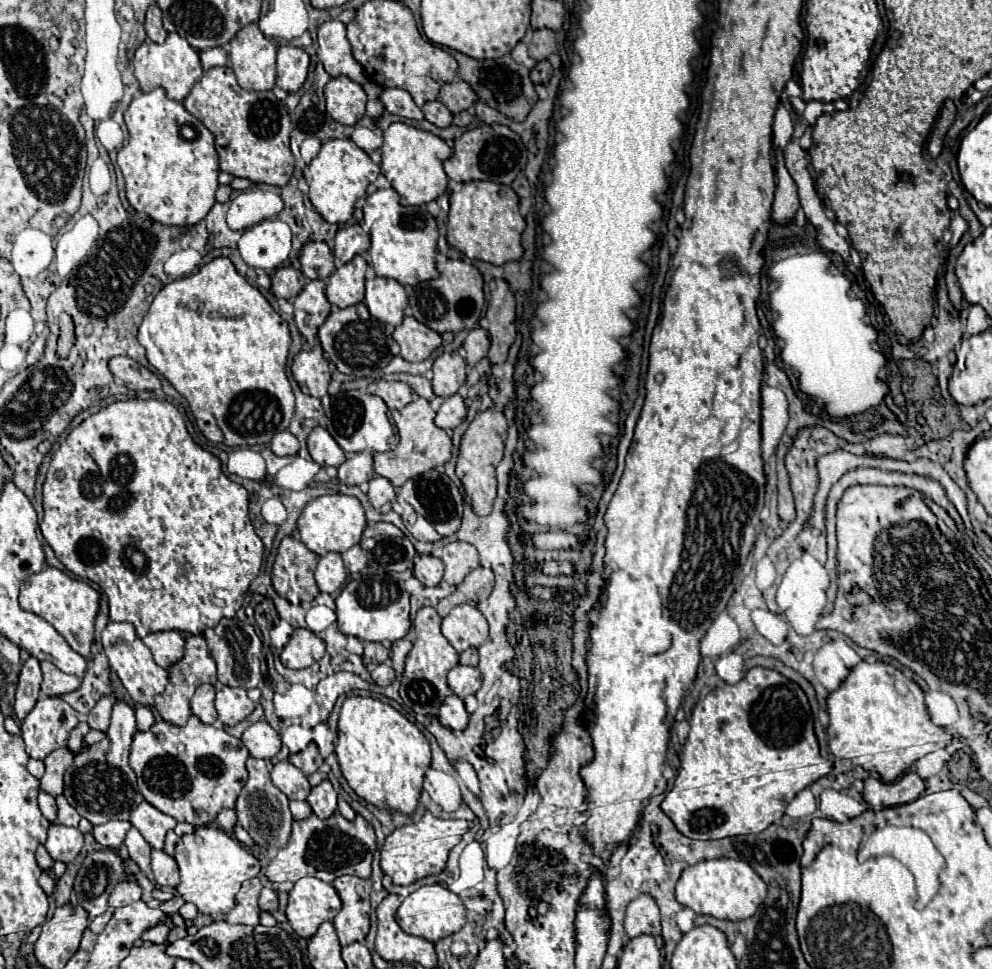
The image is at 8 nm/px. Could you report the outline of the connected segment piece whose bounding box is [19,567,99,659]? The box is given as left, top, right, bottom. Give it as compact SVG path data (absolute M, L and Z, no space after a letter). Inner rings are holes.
M43 567L43 571L23 581L19 593L19 605L25 611L31 611L43 617L47 623L51 623L71 645L73 651L77 651L87 659L93 659L91 645L93 645L93 623L99 611L99 593L91 585L87 585L85 581L71 579L67 573L55 567Z

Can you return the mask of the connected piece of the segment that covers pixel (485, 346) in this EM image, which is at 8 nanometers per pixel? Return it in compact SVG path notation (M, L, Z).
M475 327L469 331L469 335L463 341L465 349L465 361L469 367L477 365L489 351L489 333L481 327Z

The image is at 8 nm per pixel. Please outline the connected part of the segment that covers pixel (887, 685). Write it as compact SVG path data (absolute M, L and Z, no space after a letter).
M861 661L853 671L847 675L845 683L827 697L827 713L829 713L829 749L837 759L849 759L854 765L861 766L865 771L879 773L881 779L885 781L895 781L901 777L919 757L943 749L949 745L951 735L943 729L937 727L925 707L923 691L921 687L907 679L901 671L877 661L877 663L867 663Z

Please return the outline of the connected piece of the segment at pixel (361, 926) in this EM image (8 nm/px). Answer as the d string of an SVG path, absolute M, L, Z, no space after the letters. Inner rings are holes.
M341 875L333 881L333 887L343 901L343 909L333 919L339 943L343 947L355 941L365 943L365 935L370 930L371 881L355 875Z

